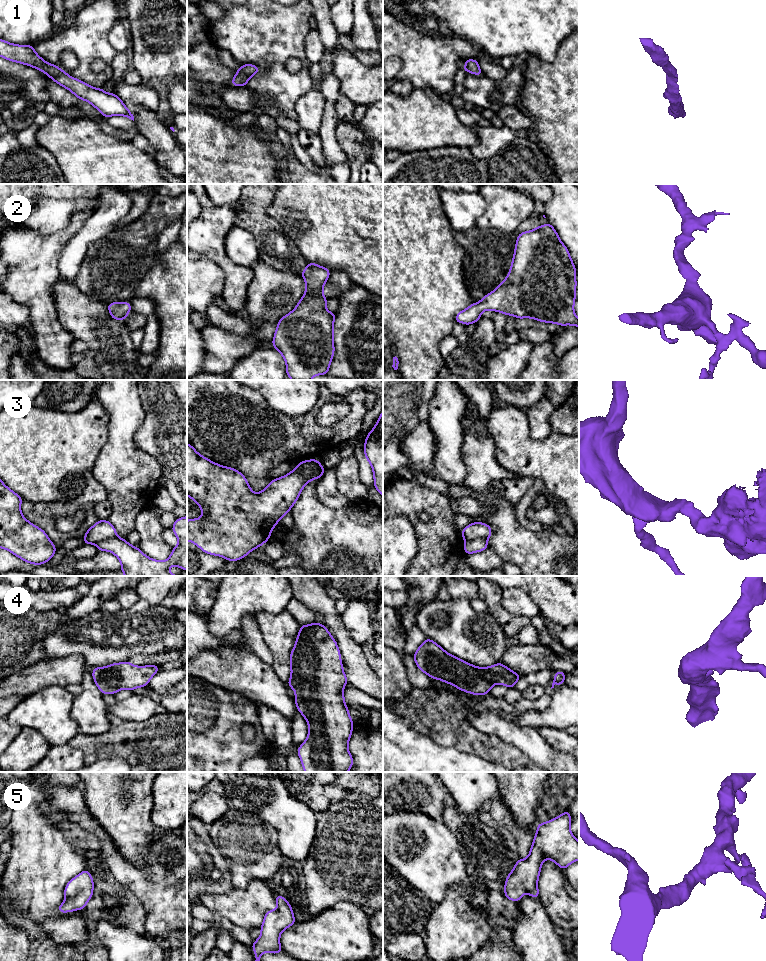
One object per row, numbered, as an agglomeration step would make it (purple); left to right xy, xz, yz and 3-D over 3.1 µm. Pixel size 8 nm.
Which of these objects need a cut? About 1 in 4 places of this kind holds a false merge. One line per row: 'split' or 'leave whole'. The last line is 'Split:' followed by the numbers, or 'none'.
1: leave whole
2: leave whole
3: split
4: leave whole
5: leave whole
Split: 3

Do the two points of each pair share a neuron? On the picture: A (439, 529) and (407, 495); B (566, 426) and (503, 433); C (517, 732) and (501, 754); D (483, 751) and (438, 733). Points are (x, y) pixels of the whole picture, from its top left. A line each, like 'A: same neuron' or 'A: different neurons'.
A: same neuron
B: different neurons
C: different neurons
D: same neuron

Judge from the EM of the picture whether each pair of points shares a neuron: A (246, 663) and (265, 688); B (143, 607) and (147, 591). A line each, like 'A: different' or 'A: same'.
A: same
B: different

